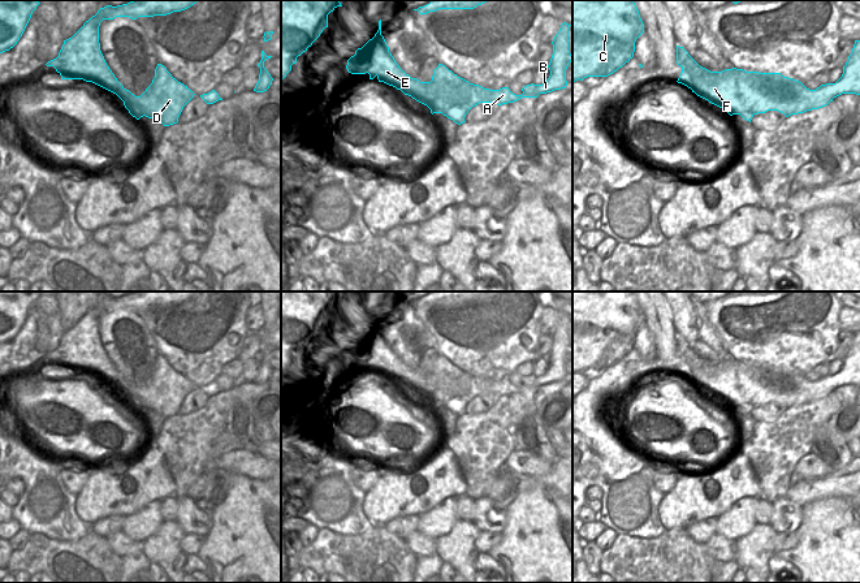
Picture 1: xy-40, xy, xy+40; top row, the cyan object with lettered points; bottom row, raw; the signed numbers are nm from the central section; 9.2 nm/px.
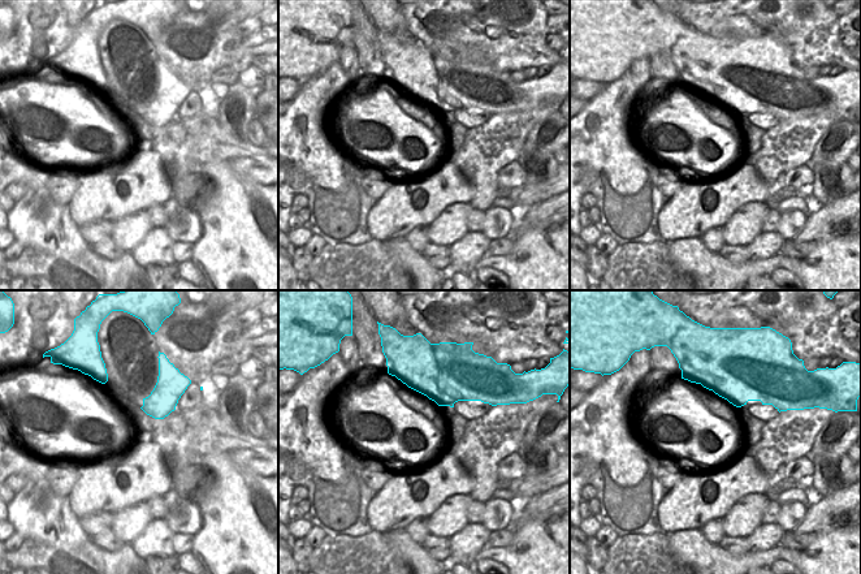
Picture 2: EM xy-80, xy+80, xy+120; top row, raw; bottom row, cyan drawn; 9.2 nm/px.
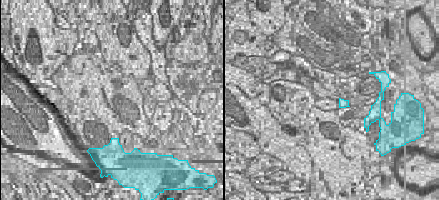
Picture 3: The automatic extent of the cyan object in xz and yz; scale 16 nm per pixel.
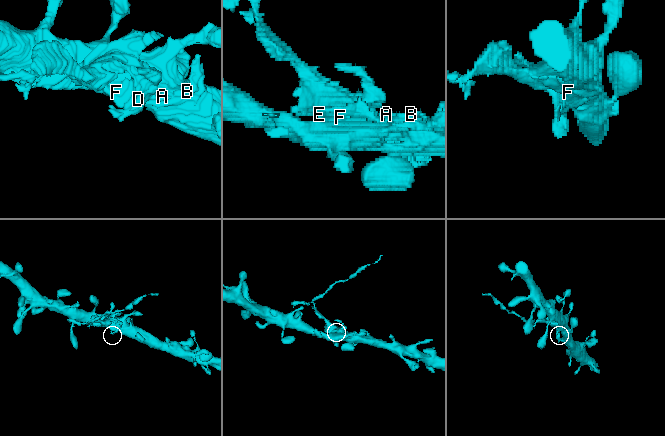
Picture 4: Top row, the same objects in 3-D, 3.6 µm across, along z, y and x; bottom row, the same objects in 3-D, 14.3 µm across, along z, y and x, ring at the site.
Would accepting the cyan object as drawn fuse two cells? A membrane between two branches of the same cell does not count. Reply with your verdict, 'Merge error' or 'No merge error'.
Merge error

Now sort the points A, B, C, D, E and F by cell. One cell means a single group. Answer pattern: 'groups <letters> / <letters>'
groups A B C F / D E

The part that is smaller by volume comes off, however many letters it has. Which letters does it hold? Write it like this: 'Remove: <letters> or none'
Remove: D, E

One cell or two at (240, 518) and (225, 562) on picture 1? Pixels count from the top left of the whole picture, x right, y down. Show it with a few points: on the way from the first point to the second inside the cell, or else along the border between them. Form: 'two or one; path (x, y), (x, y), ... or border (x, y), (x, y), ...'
one; path (240, 528), (240, 548), (236, 552)

